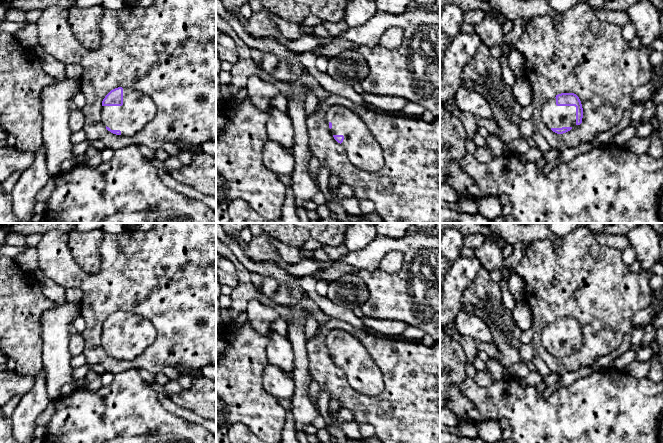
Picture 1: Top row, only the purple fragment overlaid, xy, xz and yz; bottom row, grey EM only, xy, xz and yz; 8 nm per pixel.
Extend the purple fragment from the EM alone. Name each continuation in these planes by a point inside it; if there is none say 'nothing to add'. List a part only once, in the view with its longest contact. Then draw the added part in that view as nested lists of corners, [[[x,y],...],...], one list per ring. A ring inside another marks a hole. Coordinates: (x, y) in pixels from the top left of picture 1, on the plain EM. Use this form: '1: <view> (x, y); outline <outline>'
1: yz (554, 340); outline [[[556,322],[548,324],[541,332],[542,345],[551,352],[575,351],[576,331],[557,330]]]

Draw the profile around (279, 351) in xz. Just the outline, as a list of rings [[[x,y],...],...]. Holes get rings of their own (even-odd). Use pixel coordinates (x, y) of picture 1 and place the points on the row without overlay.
[[[271,331],[268,335],[271,338],[266,347],[268,362],[285,372],[292,373],[295,367],[295,357],[288,337],[275,331]]]

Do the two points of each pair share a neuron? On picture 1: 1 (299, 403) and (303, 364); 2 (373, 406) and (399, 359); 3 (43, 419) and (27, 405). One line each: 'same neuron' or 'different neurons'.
1: same neuron
2: same neuron
3: different neurons

